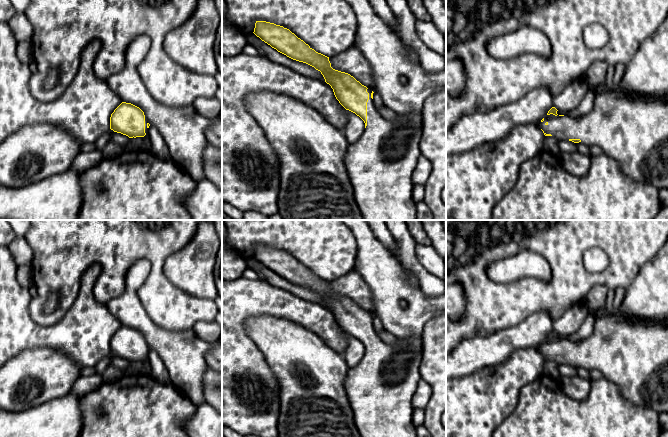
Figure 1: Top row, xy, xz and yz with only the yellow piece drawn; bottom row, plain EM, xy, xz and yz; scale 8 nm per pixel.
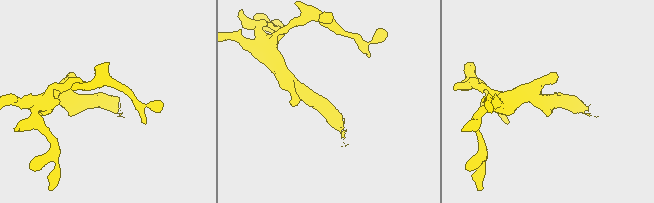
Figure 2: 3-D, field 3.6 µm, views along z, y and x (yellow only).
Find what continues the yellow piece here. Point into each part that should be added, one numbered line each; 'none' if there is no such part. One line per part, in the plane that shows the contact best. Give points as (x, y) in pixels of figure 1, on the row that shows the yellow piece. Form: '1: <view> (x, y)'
1: xz (380, 163)

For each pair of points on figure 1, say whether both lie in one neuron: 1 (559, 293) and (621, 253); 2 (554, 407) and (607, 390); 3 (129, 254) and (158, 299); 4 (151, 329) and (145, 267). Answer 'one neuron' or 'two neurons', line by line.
1: one neuron
2: one neuron
3: one neuron
4: one neuron

